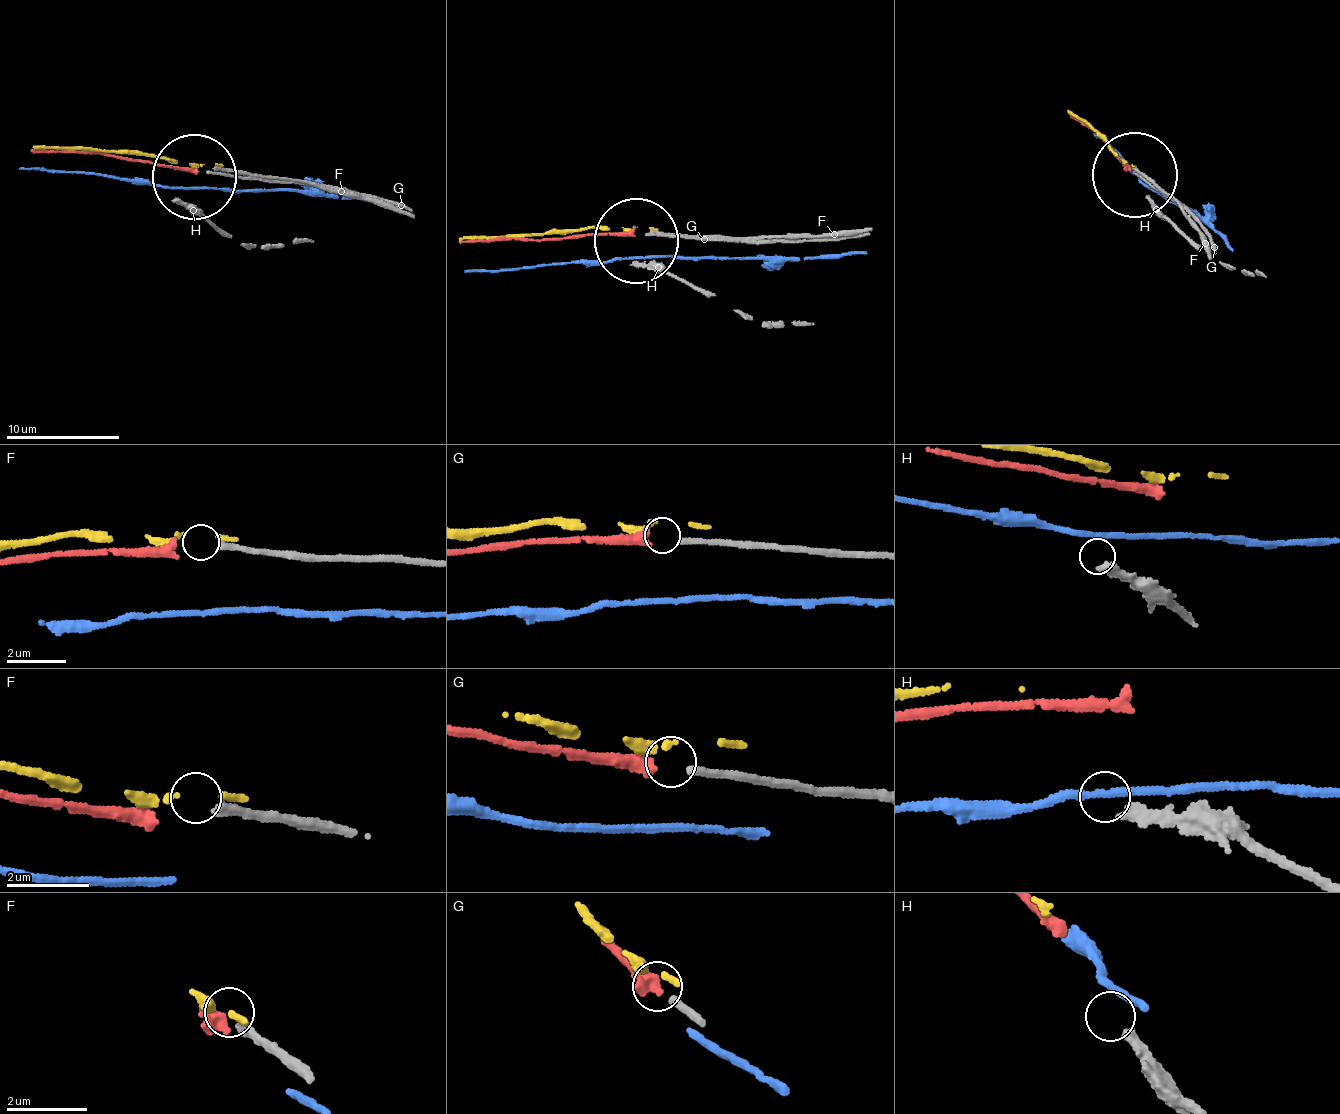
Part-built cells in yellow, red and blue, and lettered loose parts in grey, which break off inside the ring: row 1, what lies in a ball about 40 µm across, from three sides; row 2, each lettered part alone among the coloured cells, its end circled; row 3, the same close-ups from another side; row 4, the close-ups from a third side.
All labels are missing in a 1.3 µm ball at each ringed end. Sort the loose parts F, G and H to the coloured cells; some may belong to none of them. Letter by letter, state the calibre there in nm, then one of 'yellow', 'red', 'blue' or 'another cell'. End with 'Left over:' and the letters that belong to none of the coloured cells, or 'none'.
F: calibre 200 nm; yellow
G: calibre 190 nm; red
H: calibre 320 nm; another cell
Left over: H

